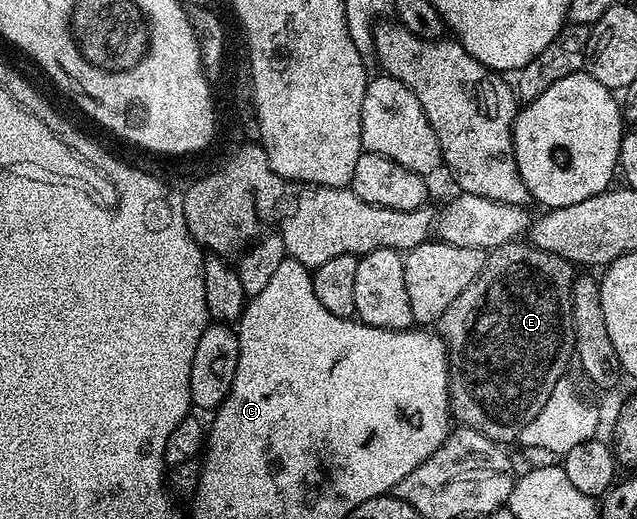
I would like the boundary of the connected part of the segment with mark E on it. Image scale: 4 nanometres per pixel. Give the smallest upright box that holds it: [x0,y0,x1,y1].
[436,240,576,444]

